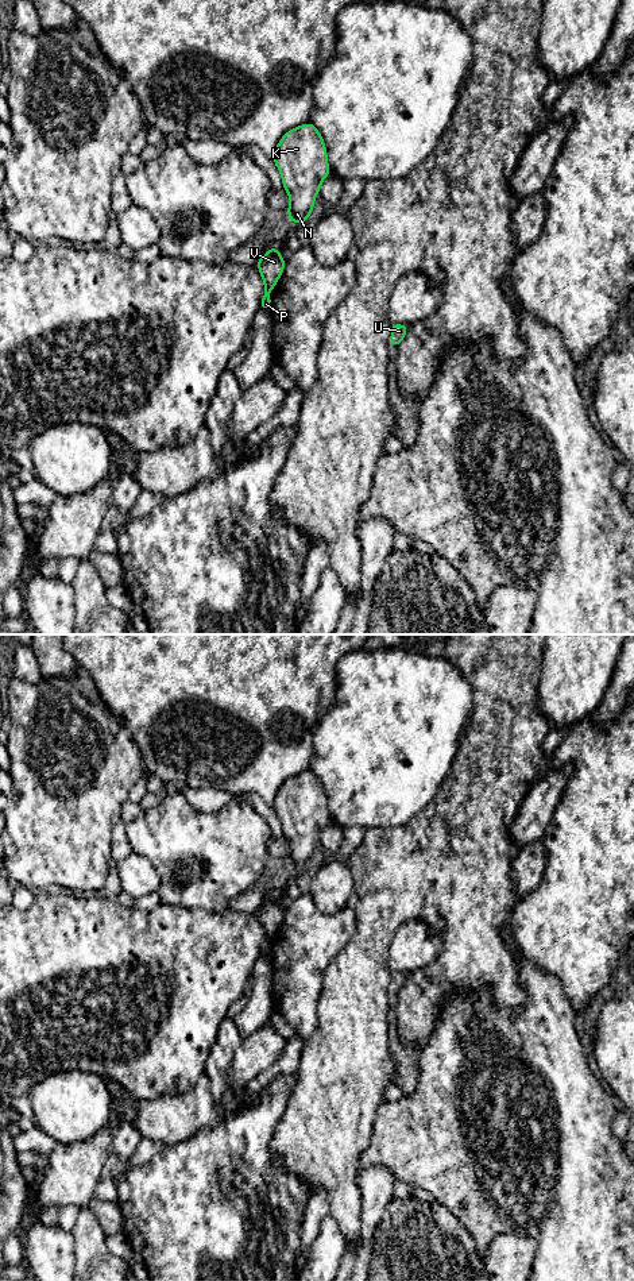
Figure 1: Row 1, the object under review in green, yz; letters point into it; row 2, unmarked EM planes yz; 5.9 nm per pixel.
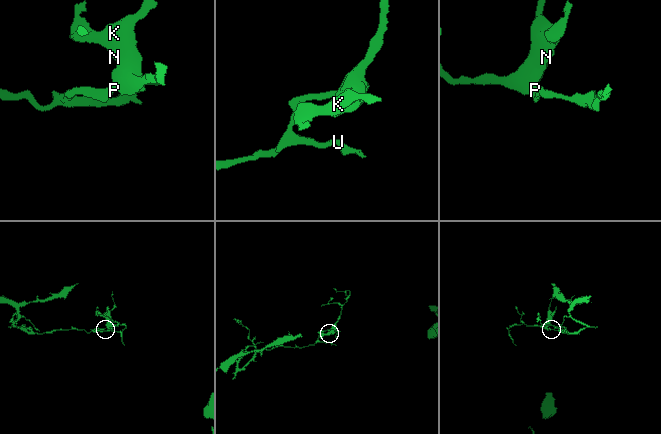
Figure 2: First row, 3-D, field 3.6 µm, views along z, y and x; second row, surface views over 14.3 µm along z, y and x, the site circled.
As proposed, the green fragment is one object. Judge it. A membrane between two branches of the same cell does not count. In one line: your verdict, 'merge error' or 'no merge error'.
merge error

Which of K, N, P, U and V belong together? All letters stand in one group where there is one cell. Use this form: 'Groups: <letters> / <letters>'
Groups: K N V / P U

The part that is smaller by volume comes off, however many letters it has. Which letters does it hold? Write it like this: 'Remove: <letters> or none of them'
Remove: K, N, V

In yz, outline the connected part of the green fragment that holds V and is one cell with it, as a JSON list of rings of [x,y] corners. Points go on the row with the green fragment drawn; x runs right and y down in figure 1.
[[[278,247],[267,250],[256,262],[256,266],[264,283],[264,293],[270,293],[275,288],[286,266]]]

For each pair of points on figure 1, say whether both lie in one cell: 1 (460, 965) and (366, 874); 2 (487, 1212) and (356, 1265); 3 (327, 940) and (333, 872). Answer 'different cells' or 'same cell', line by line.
1: same cell
2: different cells
3: different cells

